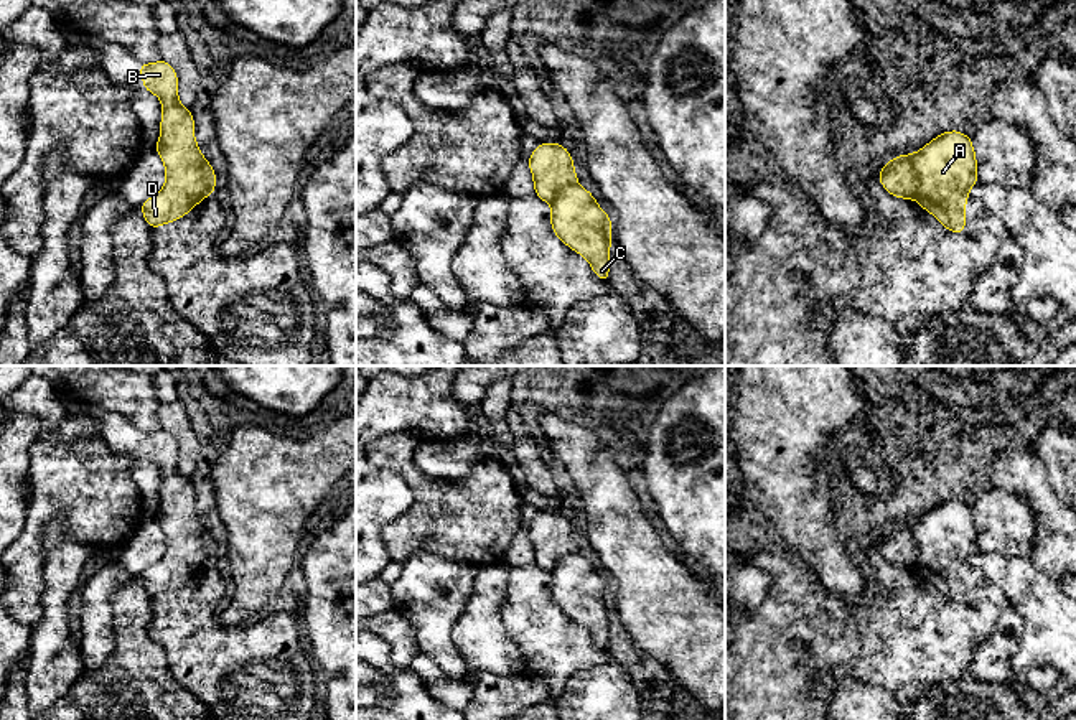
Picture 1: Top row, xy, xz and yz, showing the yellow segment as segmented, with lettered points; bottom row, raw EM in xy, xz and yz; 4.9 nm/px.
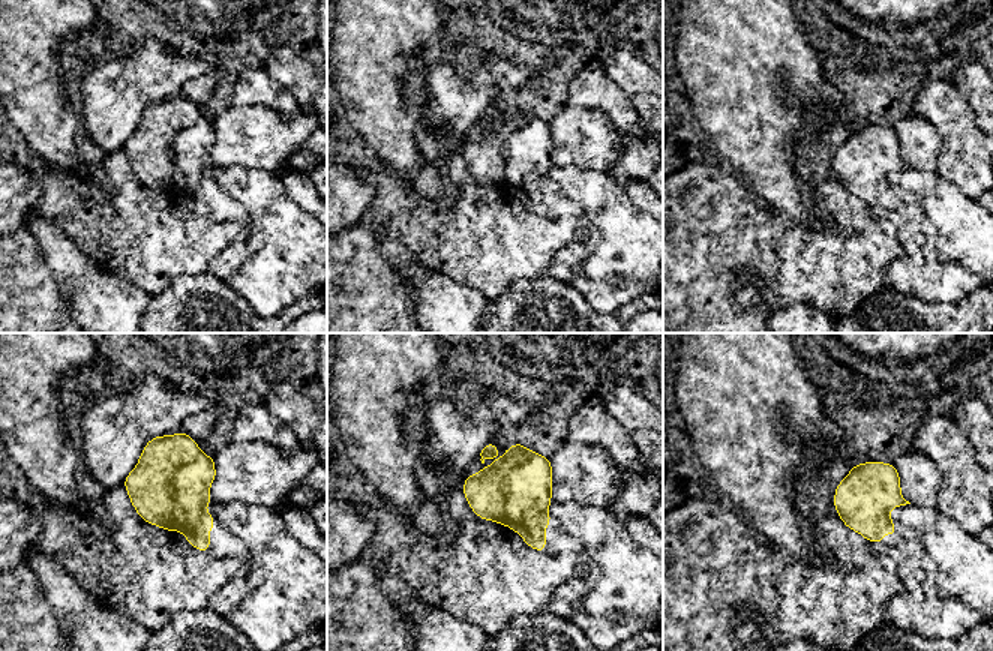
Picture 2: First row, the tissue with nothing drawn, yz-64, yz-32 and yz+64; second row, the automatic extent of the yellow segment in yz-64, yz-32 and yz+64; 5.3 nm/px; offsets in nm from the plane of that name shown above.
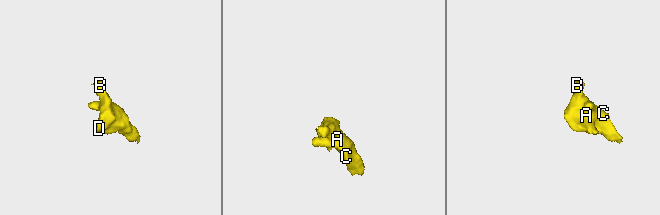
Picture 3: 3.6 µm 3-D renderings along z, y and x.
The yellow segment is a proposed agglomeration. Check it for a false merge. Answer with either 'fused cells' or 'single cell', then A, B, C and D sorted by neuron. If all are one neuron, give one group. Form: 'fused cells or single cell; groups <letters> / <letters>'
fused cells; groups A C / B D

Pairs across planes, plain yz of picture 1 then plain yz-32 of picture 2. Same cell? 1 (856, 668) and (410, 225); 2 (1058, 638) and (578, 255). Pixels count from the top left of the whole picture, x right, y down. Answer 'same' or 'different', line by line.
1: same
2: different

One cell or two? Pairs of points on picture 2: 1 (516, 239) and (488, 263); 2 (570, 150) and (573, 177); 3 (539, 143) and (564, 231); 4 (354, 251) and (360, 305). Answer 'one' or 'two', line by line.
1: one
2: two
3: two
4: one

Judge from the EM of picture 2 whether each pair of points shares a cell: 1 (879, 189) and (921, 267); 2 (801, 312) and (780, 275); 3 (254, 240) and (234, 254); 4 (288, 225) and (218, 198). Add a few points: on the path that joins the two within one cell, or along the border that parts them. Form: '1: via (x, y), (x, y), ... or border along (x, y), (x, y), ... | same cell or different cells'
1: via (900, 203), (915, 218), (917, 246) | same cell
2: border along (767, 312), (792, 303), (810, 302), (828, 315) | different cells
3: via (249, 245), (239, 252) | same cell
4: border along (218, 186), (237, 200), (248, 215) | different cells

